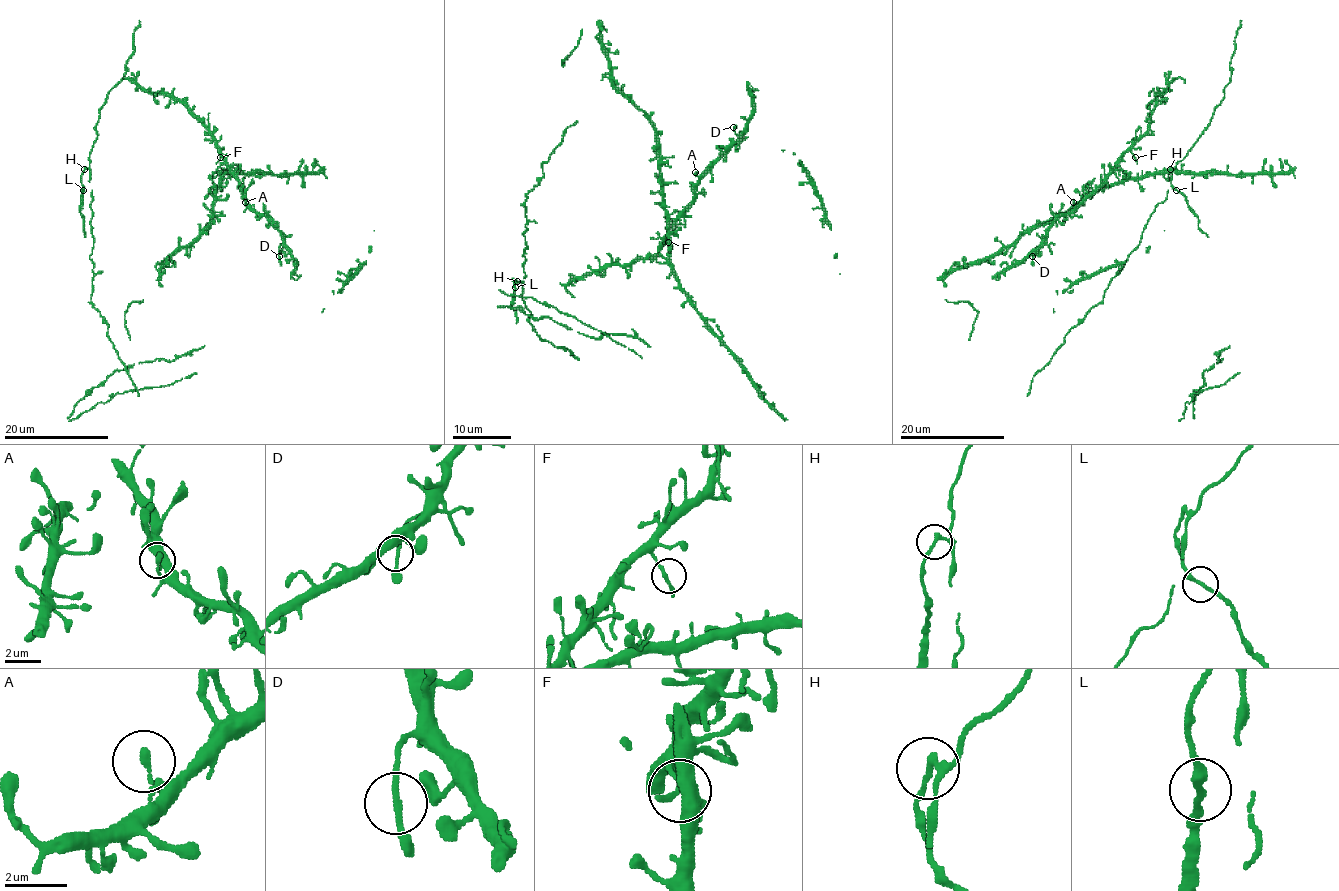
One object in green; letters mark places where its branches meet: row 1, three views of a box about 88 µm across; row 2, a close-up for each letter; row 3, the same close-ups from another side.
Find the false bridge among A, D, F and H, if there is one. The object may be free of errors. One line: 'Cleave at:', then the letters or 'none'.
Cleave at: H

